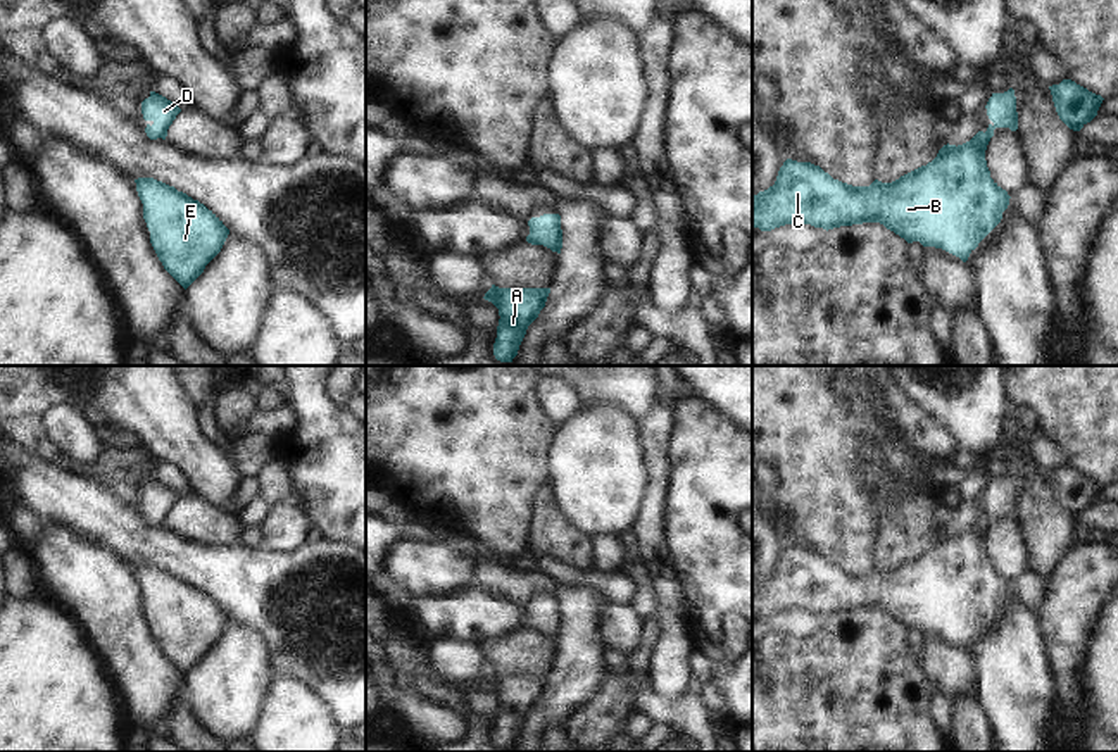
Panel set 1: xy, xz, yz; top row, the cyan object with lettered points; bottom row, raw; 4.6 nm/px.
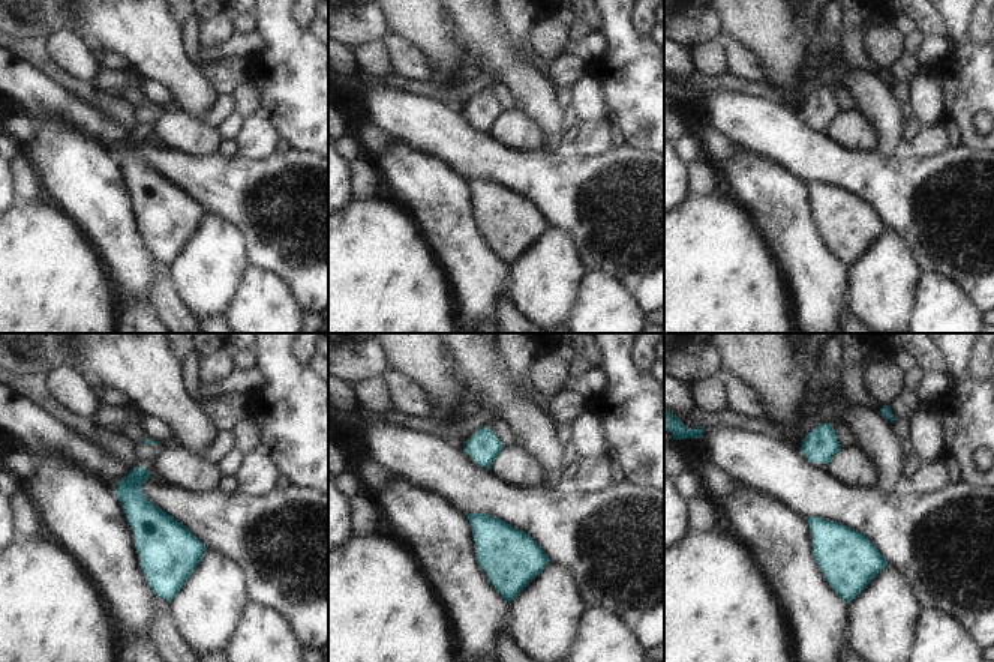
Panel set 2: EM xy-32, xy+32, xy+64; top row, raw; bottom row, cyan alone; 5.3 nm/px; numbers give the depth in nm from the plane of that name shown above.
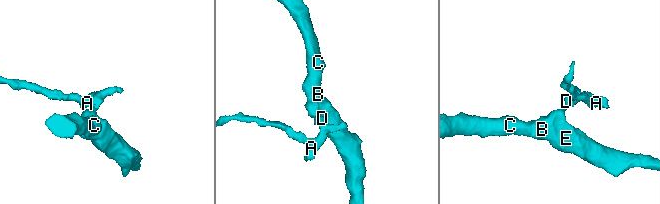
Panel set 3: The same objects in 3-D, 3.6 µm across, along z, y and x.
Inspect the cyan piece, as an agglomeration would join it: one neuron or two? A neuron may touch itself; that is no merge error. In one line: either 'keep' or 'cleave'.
keep

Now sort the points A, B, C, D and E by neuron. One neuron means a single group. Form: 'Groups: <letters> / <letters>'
Groups: A B C D E

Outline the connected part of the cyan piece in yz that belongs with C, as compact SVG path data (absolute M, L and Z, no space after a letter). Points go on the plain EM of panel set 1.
M1014 476L992 479L987 492L992 507L987 517L978 517L963 531L944 531L937 543L892 569L875 566L870 573L852 573L833 566L820 552L787 545L776 567L752 583L752 614L771 617L775 614L804 609L814 614L833 616L863 609L880 609L908 630L942 635L963 649L978 630L1001 609L1009 592L1009 581L992 564L985 536L996 514L1018 516Z

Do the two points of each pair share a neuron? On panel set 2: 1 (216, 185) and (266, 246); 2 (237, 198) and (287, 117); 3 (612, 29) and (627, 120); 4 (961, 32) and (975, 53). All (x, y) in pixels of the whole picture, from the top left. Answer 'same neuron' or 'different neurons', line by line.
1: same neuron
2: different neurons
3: same neuron
4: same neuron

